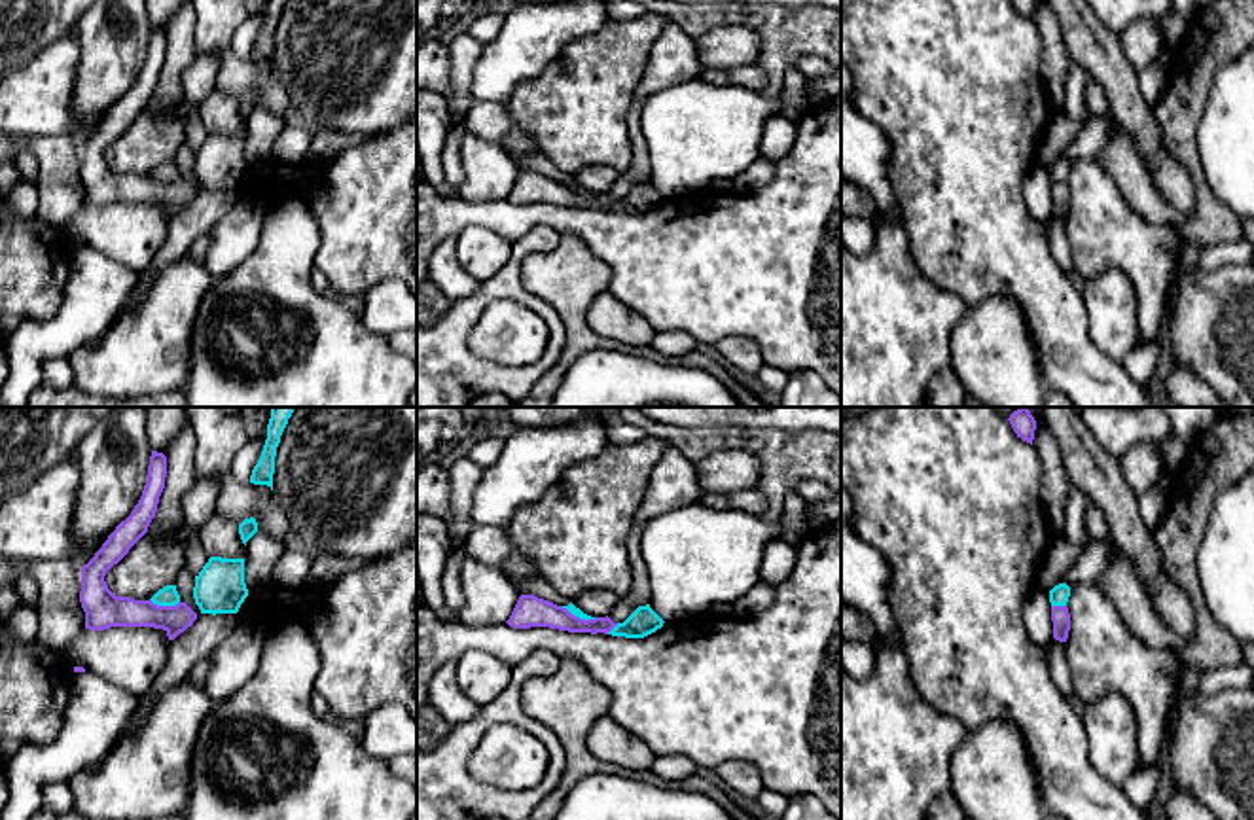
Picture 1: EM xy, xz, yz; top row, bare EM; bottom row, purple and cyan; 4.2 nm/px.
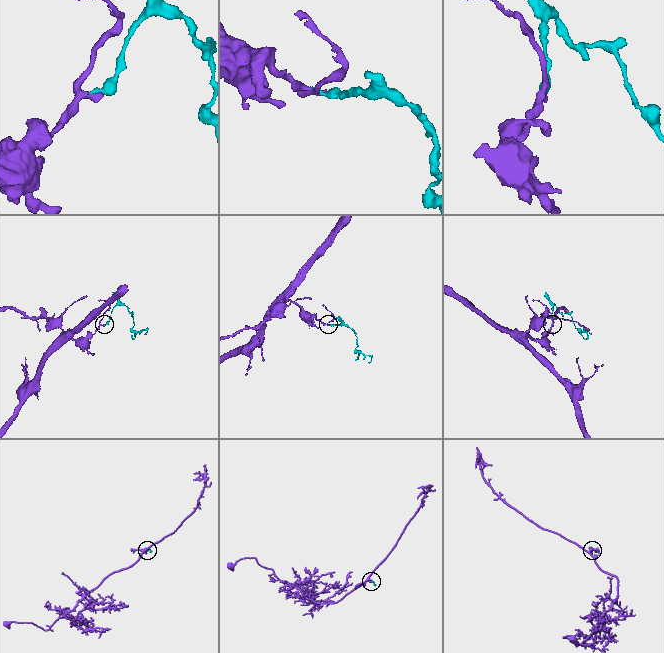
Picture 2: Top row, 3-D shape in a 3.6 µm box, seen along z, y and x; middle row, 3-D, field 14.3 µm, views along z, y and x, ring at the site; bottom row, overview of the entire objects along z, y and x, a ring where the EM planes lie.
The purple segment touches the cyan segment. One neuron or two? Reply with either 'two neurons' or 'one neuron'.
two neurons

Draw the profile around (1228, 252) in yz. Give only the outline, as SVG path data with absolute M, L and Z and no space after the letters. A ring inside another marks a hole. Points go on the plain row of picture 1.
M1248 239L1237 242L1222 242L1209 246L1201 252L1197 267L1203 271L1212 271L1226 263L1250 263L1254 256L1254 244Z

